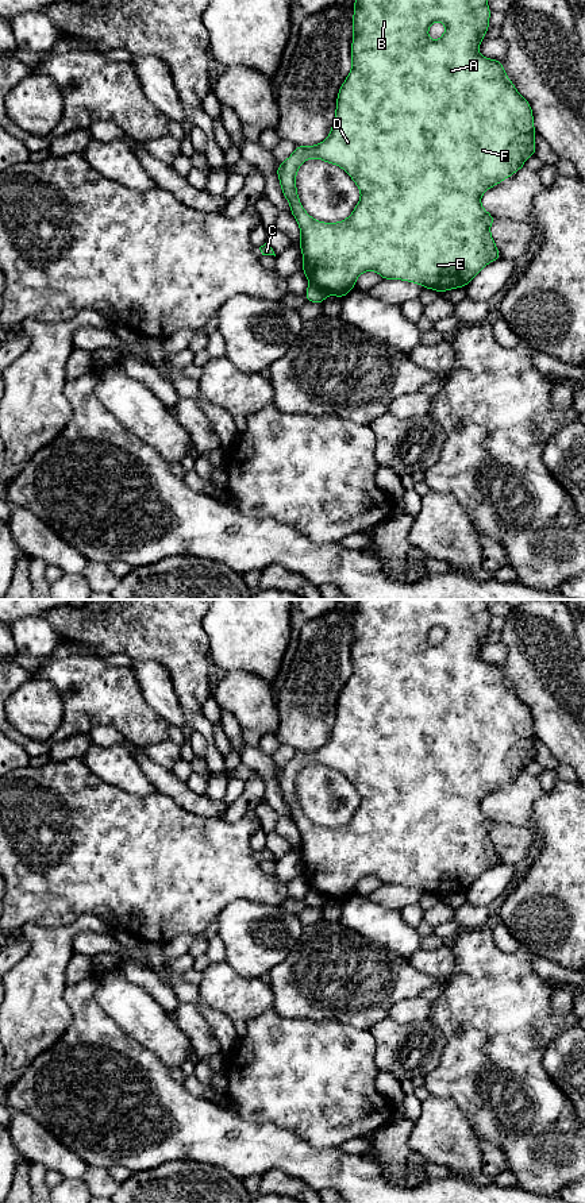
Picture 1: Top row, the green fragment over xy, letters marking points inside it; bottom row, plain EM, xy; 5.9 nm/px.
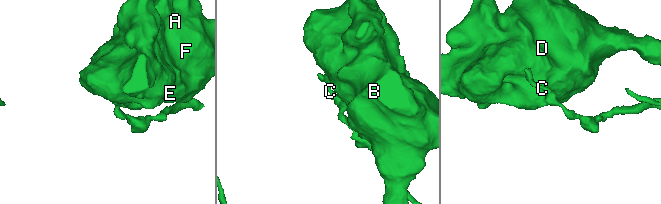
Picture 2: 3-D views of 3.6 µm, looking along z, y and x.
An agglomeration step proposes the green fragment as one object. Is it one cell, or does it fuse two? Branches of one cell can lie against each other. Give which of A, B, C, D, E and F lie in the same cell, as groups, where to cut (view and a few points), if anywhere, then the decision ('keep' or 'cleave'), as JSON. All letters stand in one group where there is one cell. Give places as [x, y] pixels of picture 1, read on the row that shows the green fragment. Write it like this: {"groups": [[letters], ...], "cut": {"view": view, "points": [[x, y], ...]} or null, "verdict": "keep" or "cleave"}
{"groups": [["A", "B", "D", "E", "F"], ["C"]], "cut": {"view": "xy", "points": [[310, 282], [319, 286], [327, 295]]}, "verdict": "cleave"}

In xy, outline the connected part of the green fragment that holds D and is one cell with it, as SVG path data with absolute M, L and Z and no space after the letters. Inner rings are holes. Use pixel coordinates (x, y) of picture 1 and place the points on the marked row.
M354 0L351 70L338 92L331 131L327 139L317 144L295 147L292 155L276 169L282 194L300 227L299 246L303 254L303 273L309 284L320 288L327 296L343 298L355 288L357 278L365 271L376 271L382 279L408 281L442 293L465 288L488 263L500 259L490 234L490 225L496 219L484 209L481 196L524 167L526 159L535 155L536 131L532 108L508 78L501 61L486 58L478 51L490 27L490 14L488 0ZM434 22L440 22L446 27L444 34L436 41L428 36L428 28ZM311 158L342 167L357 184L361 198L347 219L338 223L324 223L311 217L303 208L297 194L296 174L300 166Z

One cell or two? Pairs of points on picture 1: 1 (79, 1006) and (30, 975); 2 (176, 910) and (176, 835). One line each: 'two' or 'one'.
1: two
2: one

